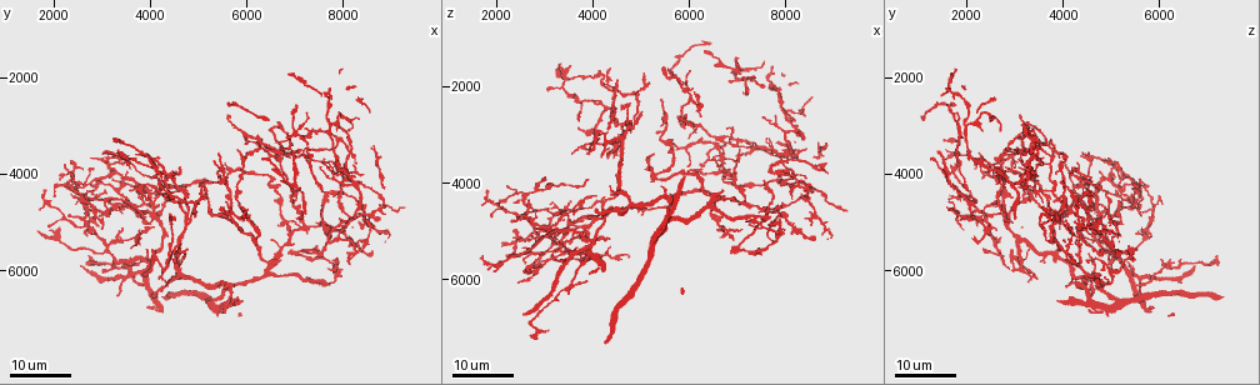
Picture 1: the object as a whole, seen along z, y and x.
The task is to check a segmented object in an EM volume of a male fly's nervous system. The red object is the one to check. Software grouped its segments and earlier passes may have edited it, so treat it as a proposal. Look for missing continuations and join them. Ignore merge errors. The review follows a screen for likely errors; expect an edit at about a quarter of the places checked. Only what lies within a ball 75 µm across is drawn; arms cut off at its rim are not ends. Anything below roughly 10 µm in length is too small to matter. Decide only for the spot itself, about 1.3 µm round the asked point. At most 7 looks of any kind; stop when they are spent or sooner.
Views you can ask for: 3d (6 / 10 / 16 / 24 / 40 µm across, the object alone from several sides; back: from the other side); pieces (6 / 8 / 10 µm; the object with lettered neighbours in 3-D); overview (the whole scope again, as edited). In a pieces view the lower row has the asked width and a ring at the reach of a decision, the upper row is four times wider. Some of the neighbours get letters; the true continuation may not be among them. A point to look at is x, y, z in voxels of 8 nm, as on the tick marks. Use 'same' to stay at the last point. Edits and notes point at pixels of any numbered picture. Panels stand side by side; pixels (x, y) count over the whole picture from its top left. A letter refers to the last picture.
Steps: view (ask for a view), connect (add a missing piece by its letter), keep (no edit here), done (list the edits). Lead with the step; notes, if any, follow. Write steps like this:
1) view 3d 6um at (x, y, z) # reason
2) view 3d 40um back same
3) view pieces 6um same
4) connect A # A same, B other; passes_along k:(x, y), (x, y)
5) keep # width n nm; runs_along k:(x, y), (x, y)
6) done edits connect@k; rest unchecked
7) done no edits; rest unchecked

view 3d 16um at (5600, 2800, 3100) # free end

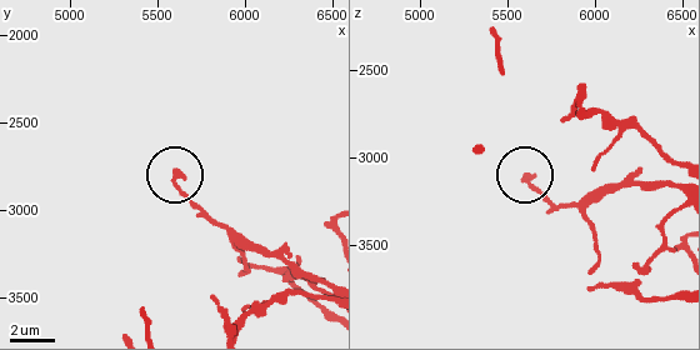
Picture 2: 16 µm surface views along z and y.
view pieces 8um same # see the neighbours

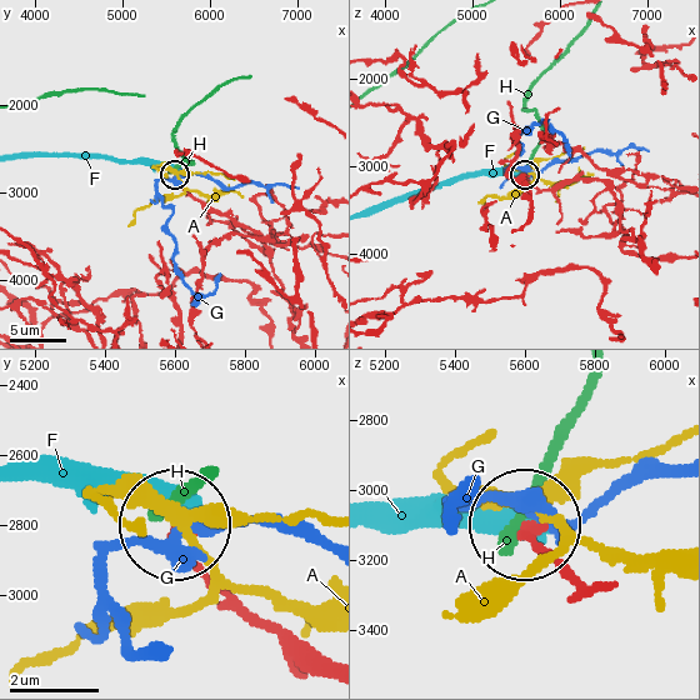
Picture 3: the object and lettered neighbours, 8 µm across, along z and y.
keep # A other, F other, G other, H other; runs_along 3:(593, 585), (525, 529); none of them fits

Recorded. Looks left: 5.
view 3d 16um at (4950, 4550, 2550) # free end

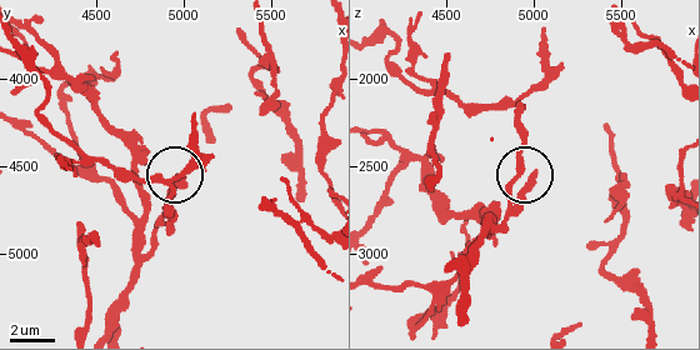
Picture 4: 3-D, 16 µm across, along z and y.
view pieces 10um at (5000, 4600, 2540)

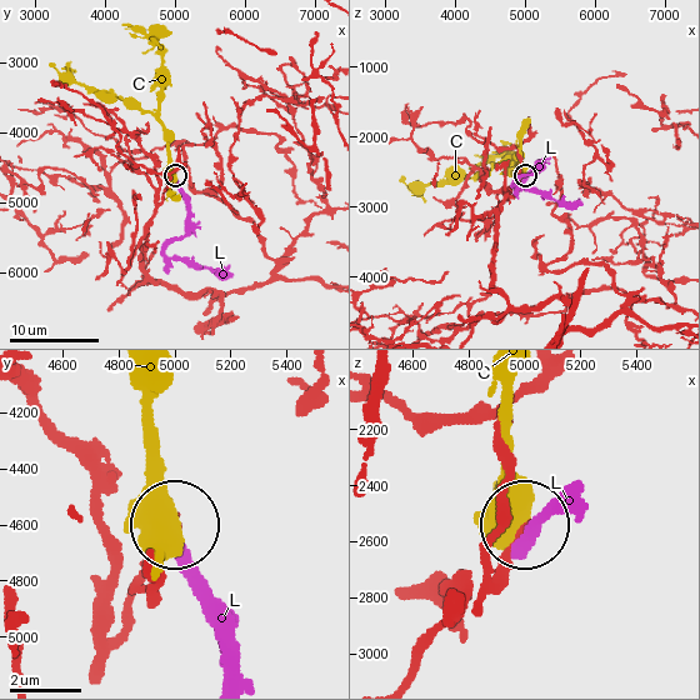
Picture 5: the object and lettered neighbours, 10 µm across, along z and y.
keep # C other, L other; runs_along 5:(475, 608), (520, 526); none of them fits

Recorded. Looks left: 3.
view 3d 16um at (7400, 5550, 5350) # branch stops here

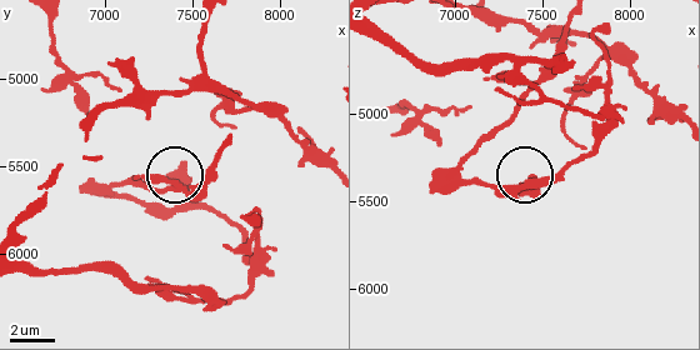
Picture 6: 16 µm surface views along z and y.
view pieces 8um at (7460, 5480, 5360)

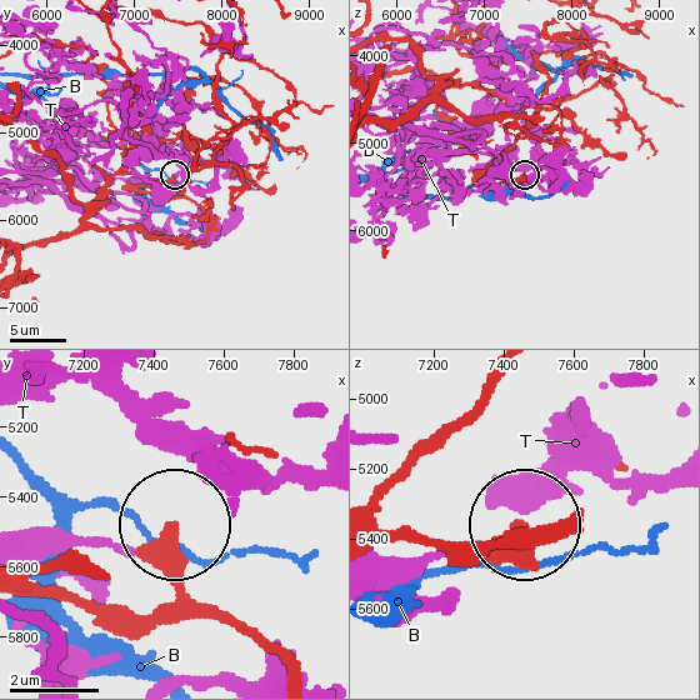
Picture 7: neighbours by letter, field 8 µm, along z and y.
keep # width 360 nm; B other, T other; none of them fits

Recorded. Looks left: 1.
done no edits; rest unchecked

